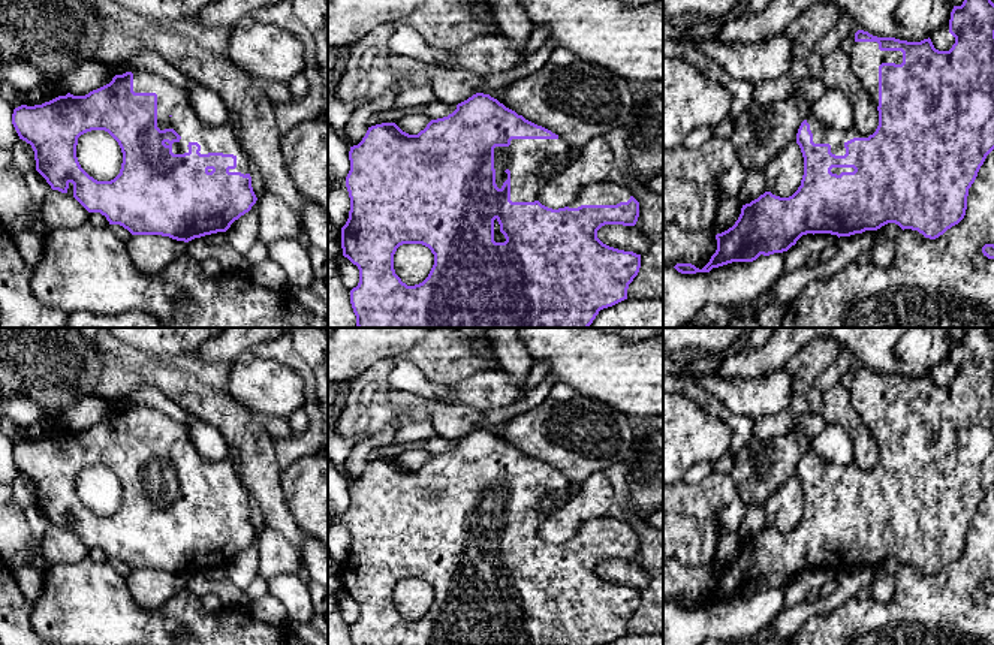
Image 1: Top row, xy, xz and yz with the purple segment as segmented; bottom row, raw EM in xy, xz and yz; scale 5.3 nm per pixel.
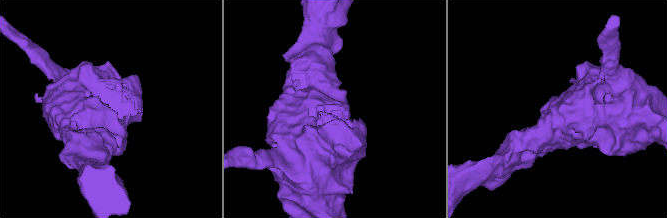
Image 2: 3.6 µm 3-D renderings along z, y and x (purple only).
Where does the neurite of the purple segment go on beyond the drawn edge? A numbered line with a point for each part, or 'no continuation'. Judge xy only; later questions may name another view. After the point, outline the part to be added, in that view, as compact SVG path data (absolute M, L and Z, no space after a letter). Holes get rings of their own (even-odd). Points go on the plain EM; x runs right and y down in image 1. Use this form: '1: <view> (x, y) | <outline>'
1: xy (172, 436) | M133 404L133 427L135 428L156 428L157 430L157 462L160 465L174 464L181 474L172 479L174 489L184 489L189 488L189 479L198 477L201 480L201 489L208 488L223 488L223 489L234 489L237 492L237 503L229 504L229 507L241 507L248 509L248 492L241 485L240 479L235 474L235 464L232 461L220 461L220 462L210 462L205 461L198 450L195 449L187 428L169 418L165 412L157 410L154 407L148 407L145 404Z

